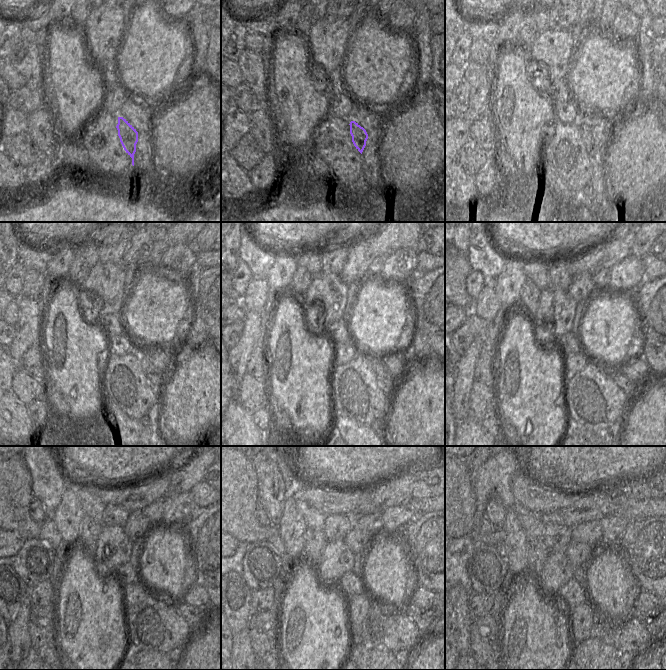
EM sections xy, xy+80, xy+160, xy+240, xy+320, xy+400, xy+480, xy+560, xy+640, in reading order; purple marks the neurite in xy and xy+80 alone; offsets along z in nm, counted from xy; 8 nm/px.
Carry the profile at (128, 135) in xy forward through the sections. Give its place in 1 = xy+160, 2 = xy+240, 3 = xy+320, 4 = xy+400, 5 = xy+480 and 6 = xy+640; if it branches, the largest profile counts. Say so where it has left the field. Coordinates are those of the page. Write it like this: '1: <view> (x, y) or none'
1: xy+160 (598, 151)
2: xy+240 (155, 376)
3: xy+320 (384, 376)
4: xy+400 (628, 386)
5: xy+480 (199, 618)
6: xy+640 (648, 618)

